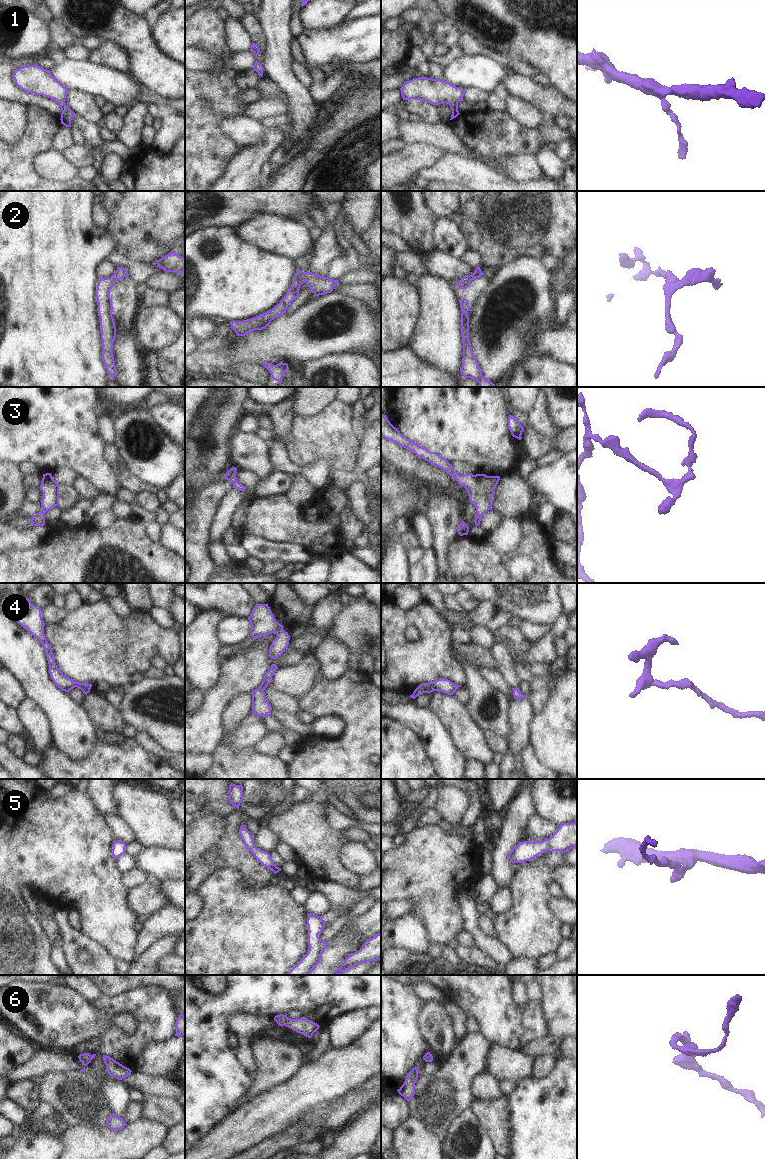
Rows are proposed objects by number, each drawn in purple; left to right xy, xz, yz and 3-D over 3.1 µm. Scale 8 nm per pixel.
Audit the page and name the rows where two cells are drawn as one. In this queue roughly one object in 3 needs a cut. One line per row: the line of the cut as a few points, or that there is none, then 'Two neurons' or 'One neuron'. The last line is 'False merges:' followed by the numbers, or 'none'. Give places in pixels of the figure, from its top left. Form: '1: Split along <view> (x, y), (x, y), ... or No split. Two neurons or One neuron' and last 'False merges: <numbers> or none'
1: No split. One neuron
2: No split. One neuron
3: No split. One neuron
4: No split. One neuron
5: No split. One neuron
6: No split. One neuron
False merges: none.

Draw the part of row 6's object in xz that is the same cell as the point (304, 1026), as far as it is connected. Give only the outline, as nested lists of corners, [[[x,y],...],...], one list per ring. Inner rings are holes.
[[[276,1015],[274,1020],[279,1026],[286,1026],[297,1033],[300,1033],[308,1038],[311,1038],[313,1034],[319,1029],[319,1025],[307,1018],[301,1017],[299,1019],[290,1019],[287,1015]]]

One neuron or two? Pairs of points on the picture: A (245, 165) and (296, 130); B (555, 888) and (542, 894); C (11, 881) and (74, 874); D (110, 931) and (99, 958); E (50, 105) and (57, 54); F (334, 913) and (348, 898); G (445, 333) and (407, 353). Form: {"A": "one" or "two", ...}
{"A": "two", "B": "two", "C": "one", "D": "two", "E": "two", "F": "two", "G": "two"}

